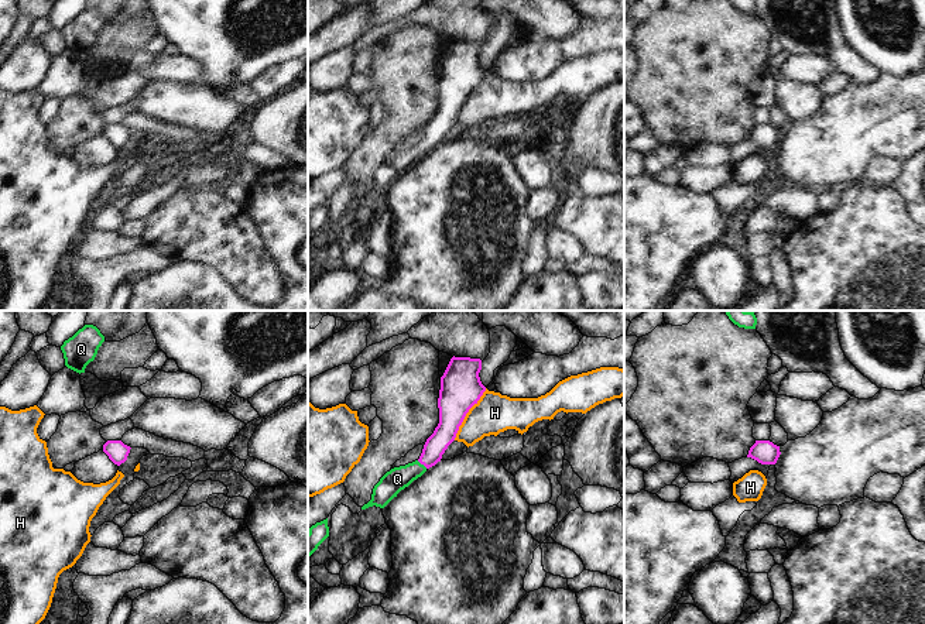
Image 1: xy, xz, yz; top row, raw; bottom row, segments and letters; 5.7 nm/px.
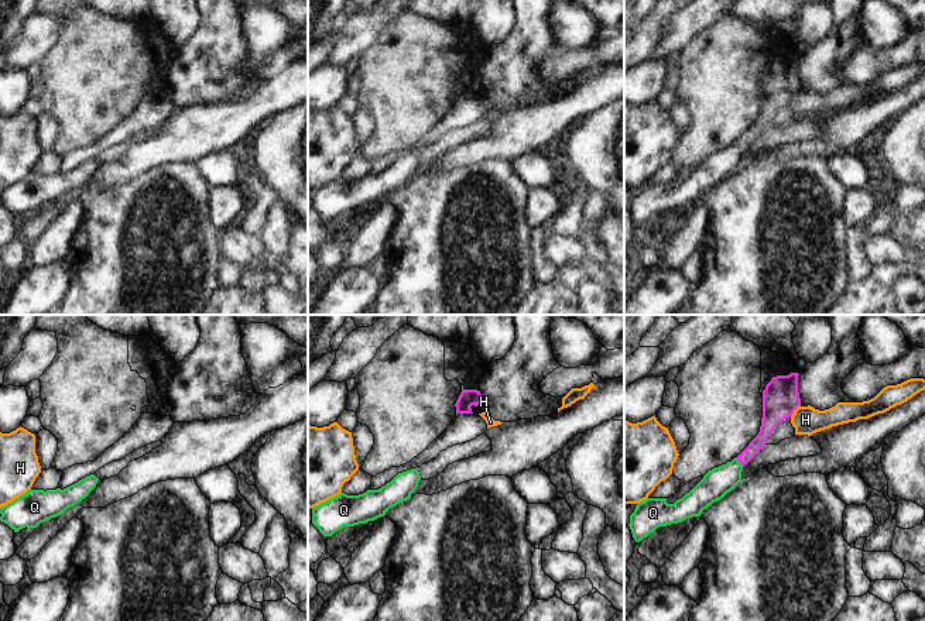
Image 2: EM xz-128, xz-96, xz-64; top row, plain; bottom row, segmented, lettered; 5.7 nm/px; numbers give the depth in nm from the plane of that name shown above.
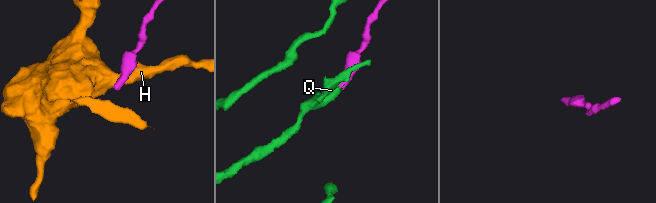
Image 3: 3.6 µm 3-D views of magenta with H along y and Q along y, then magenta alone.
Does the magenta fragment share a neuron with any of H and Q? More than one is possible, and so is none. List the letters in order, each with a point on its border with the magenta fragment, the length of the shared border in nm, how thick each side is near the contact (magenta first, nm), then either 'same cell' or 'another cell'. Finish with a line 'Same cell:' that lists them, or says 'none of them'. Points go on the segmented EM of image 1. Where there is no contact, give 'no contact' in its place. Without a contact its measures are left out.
H: meets magenta in xz at (466, 412); contact 340 nm long; 240 nm thick on the magenta side, 220 nm on the other; another cell
Q: meets magenta in xz at (422, 463); contact 80 nm long; 120 nm thick on the magenta side, 140 nm on the other; same cell
Same cell: Q

